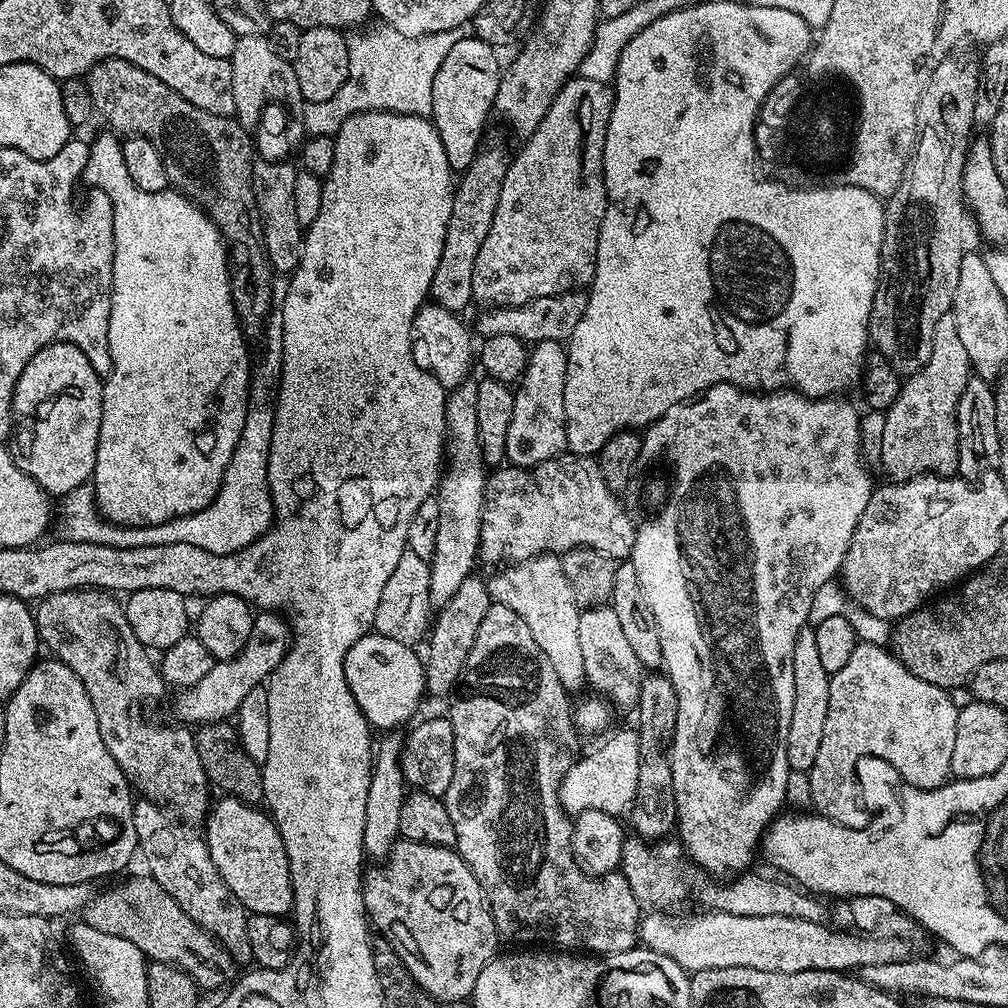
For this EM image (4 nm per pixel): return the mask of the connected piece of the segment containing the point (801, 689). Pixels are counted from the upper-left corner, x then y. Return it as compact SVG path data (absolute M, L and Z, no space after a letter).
M806 626L798 632L798 638L794 638L794 711L790 714L790 730L786 734L786 758L788 767L793 773L807 774L812 771L814 758L818 758L818 749L822 747L822 733L826 726L826 710L830 710L830 682L832 677L822 666L818 645L814 634L815 627Z

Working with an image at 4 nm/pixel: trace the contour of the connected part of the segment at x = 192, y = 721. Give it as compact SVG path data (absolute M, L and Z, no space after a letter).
M260 610L253 615L250 638L234 658L217 660L212 665L210 674L194 686L183 689L176 700L176 712L181 721L188 726L215 724L227 721L239 713L240 708L249 699L248 695L256 687L263 685L273 670L288 653L290 643L290 624L281 613Z

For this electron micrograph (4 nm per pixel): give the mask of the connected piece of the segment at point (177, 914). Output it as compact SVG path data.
M147 874L132 876L105 892L97 891L84 908L82 920L94 926L94 930L102 930L102 934L114 934L134 942L149 961L172 964L188 972L201 990L223 989L233 979L234 961L228 951L209 932L202 930L198 922L191 920L186 910Z

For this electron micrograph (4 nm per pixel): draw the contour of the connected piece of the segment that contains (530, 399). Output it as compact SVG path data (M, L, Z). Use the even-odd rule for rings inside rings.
M543 340L541 344L532 344L528 353L528 365L524 376L518 381L519 387L514 395L514 418L510 418L510 430L506 430L506 460L509 465L518 468L532 468L547 460L553 460L567 449L566 442L566 362L567 351L558 346L555 340Z

